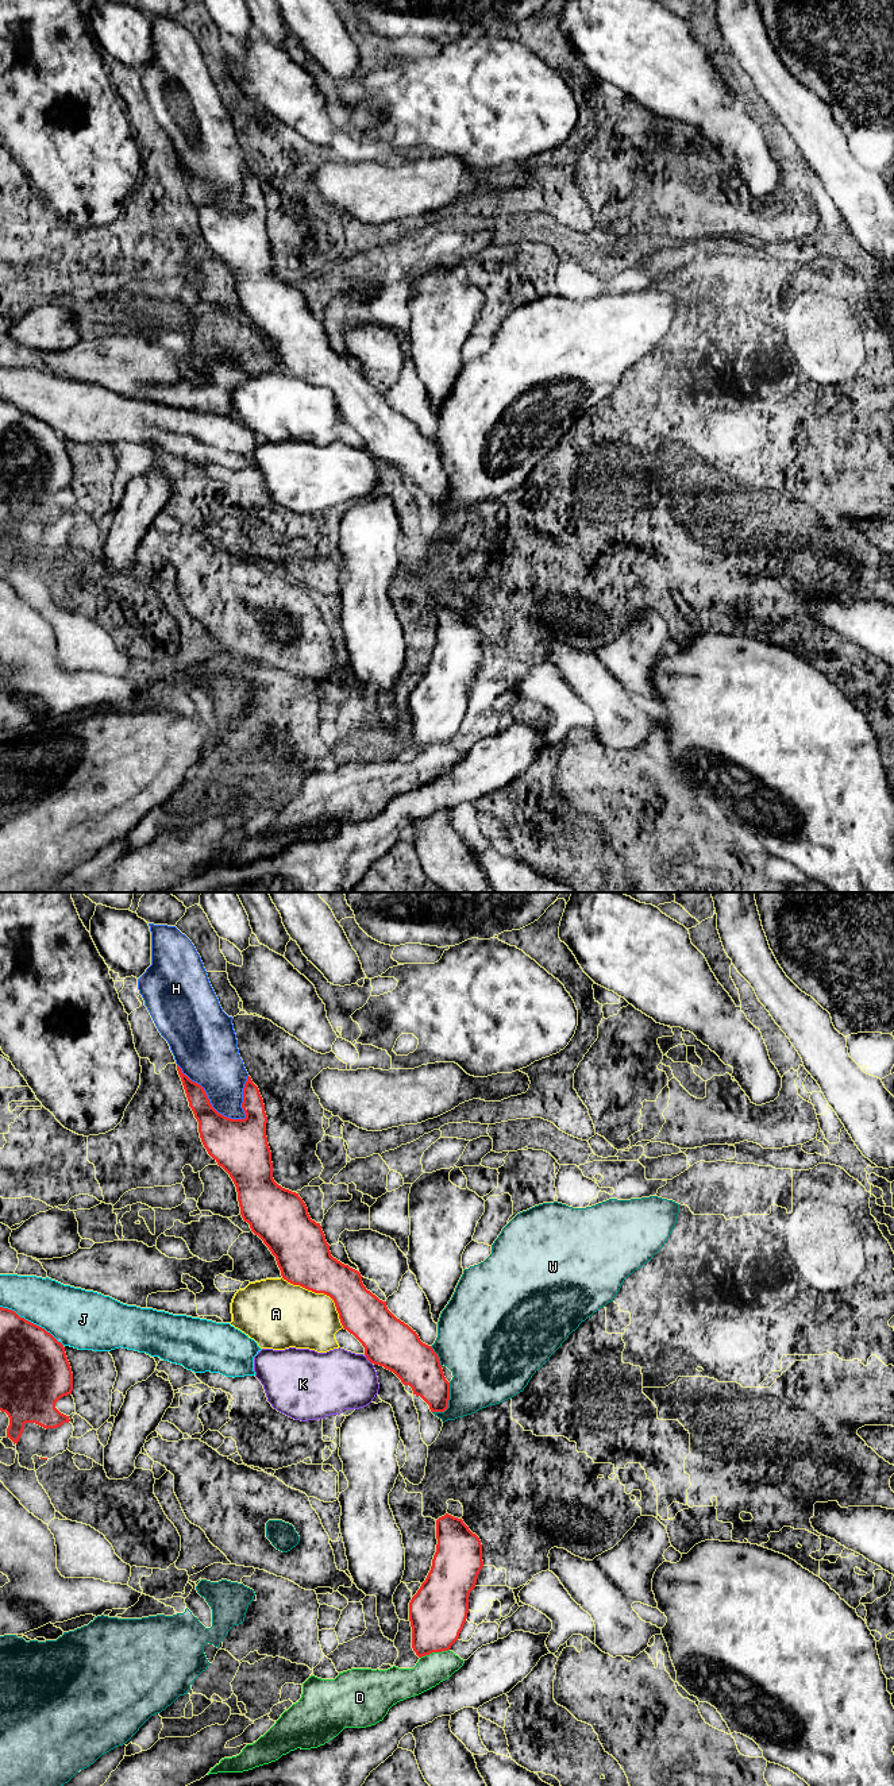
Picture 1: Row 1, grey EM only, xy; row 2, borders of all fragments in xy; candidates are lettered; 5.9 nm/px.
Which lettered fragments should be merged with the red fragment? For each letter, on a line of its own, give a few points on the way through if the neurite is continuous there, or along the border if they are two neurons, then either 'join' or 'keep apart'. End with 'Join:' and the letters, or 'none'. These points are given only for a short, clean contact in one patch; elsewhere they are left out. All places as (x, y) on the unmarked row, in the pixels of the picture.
A: keep apart
D: border along xy (449, 741), (440, 745), (430, 745), (420, 751); keep apart
H: keep apart
J: keep apart
K: keep apart
W: keep apart
Join: none

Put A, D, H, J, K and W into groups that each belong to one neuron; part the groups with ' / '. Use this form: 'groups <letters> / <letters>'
groups A K / D / H / J / W

